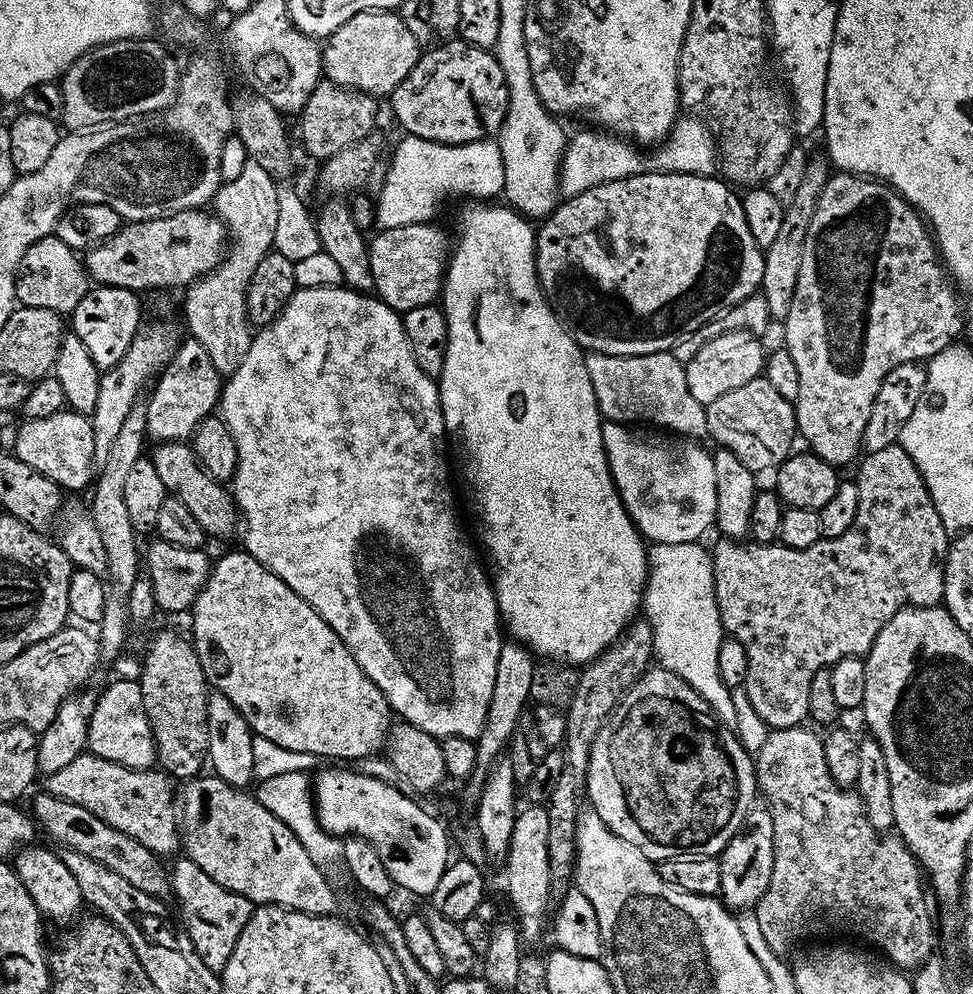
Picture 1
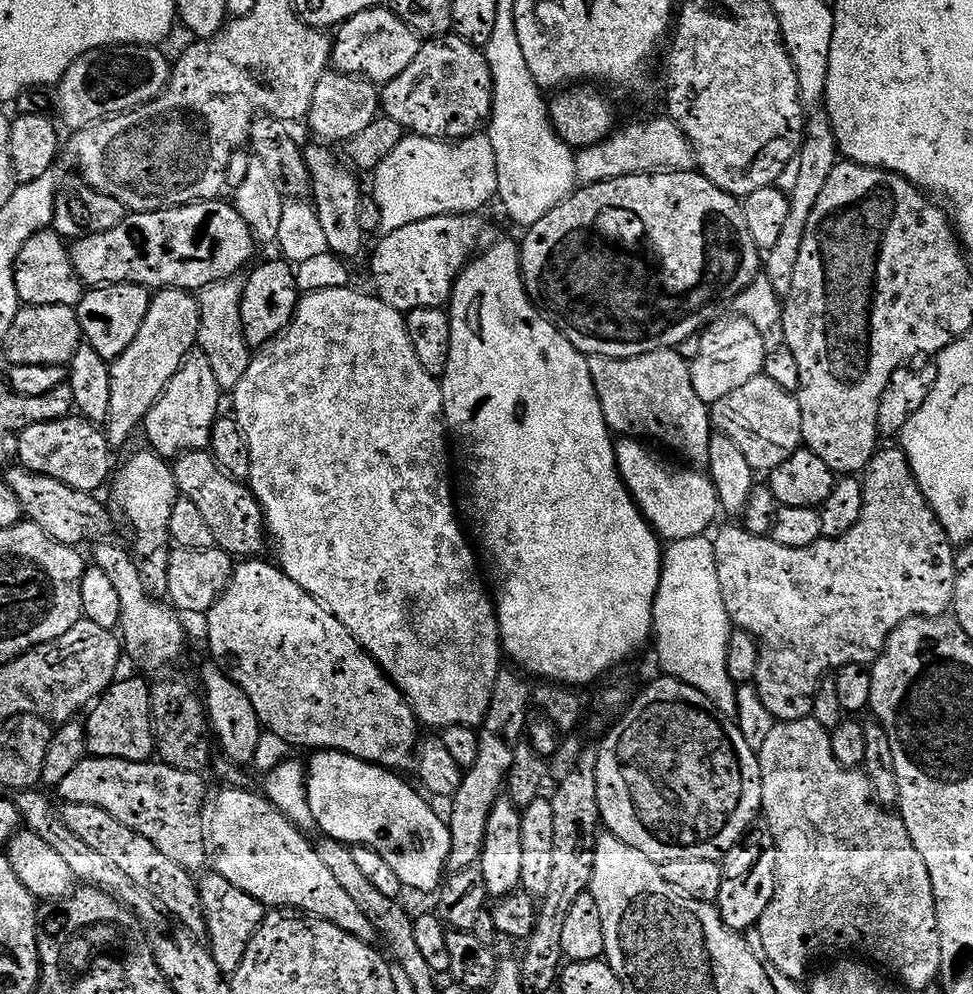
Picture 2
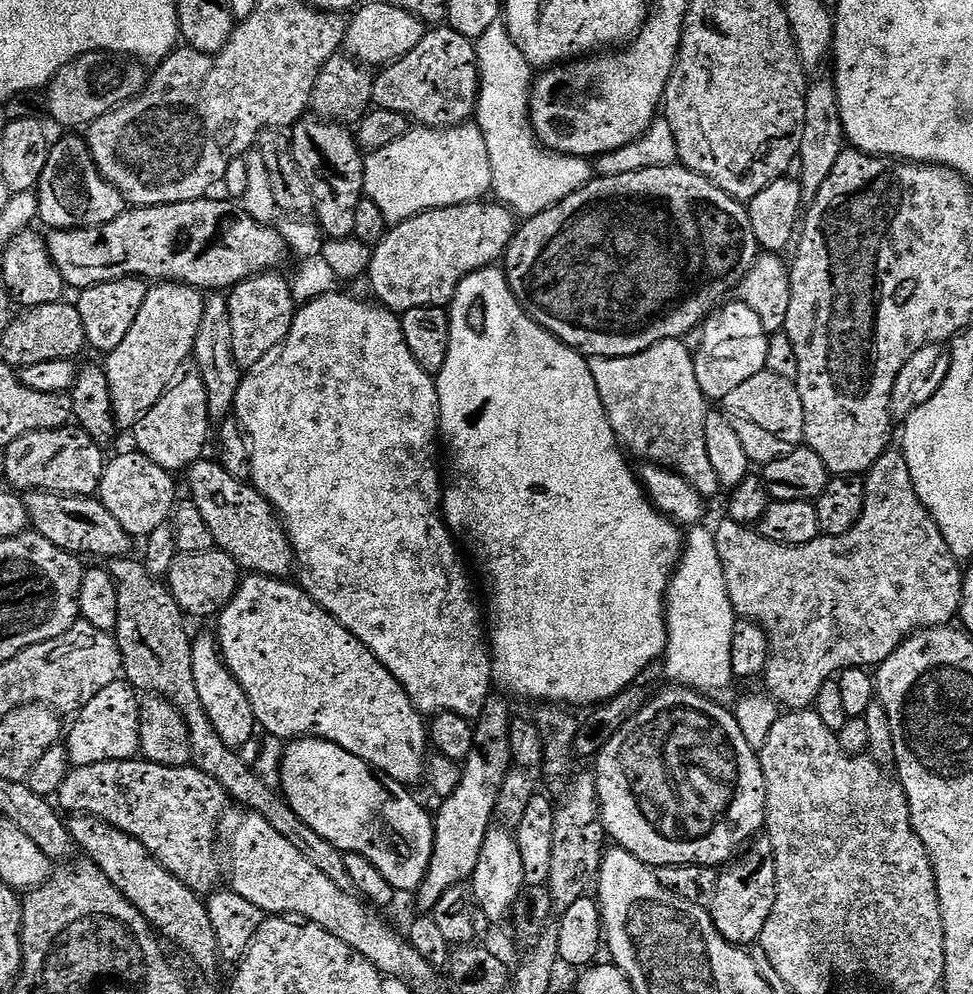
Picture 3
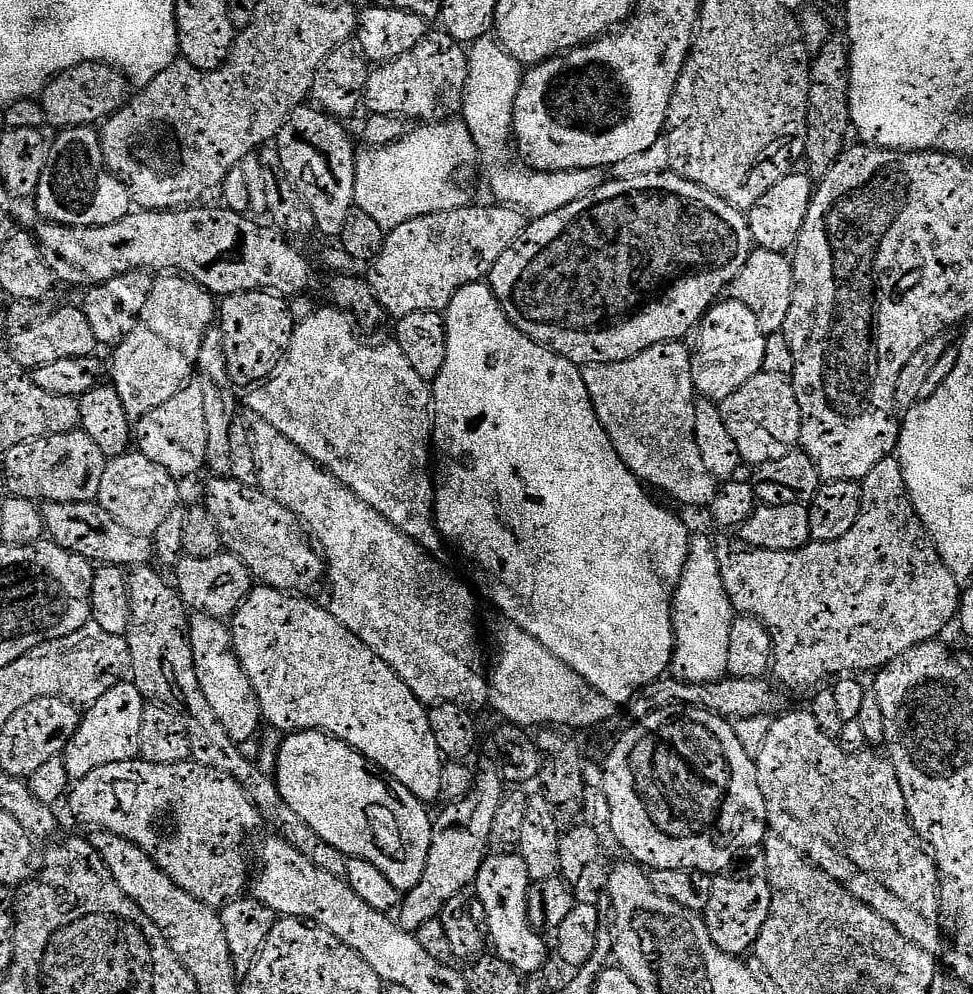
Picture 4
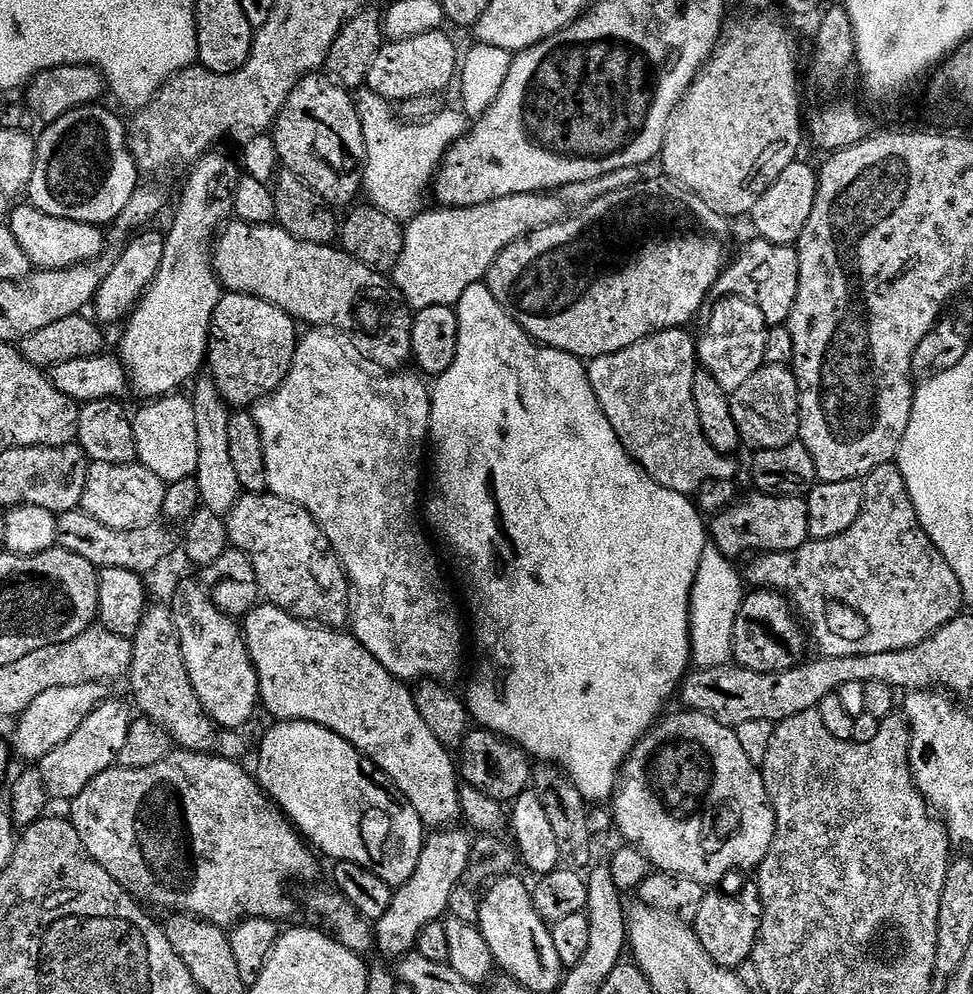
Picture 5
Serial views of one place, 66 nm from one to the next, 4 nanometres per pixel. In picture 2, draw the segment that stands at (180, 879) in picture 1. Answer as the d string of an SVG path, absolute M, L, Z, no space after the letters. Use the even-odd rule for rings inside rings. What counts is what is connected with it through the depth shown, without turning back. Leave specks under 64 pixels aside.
M201 875L198 880L200 909L204 911L204 927L206 937L208 936L206 944L218 970L225 974L231 974L238 970L249 942L252 941L254 934L260 928L260 923L265 918L266 908L254 898L250 898L250 894L238 890L238 886L230 886L230 882L226 882L221 876L207 875Z

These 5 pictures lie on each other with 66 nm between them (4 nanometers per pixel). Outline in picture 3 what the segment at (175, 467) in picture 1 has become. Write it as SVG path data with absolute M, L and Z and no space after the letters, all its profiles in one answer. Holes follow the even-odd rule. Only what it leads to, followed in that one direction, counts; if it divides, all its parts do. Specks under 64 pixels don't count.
M205 458L187 469L188 484L192 487L191 499L205 519L215 540L217 549L231 554L241 569L252 574L273 578L291 577L292 567L297 567L298 557L292 547L285 521L273 514L274 509L269 497L255 488L248 480L239 480L226 471L224 465ZM264 516L269 518L272 527L272 552L264 553L264 539L268 532L264 529Z

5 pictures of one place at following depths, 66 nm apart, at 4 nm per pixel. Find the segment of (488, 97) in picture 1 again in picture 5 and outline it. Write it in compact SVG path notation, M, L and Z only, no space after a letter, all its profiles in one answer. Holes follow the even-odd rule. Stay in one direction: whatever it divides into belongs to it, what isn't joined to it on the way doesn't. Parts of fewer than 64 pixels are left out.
M447 31L421 32L399 45L396 57L381 55L374 61L367 77L367 87L374 94L393 102L415 102L425 98L436 98L439 92L453 87L458 76L458 52L456 44L447 36Z

